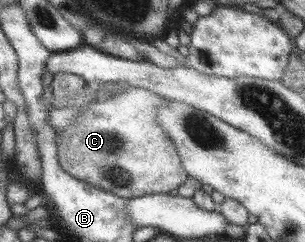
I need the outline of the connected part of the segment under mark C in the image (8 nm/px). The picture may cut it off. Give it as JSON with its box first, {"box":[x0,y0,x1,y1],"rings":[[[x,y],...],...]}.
{"box":[56,87,188,199],"rings":[[[125,87],[125,91],[113,94],[102,102],[89,104],[65,130],[58,131],[56,151],[59,164],[65,173],[82,182],[88,182],[99,189],[105,189],[117,197],[129,199],[155,193],[169,194],[187,179],[188,173],[181,165],[175,145],[155,124],[157,108],[165,102],[165,97],[139,87]]]}

